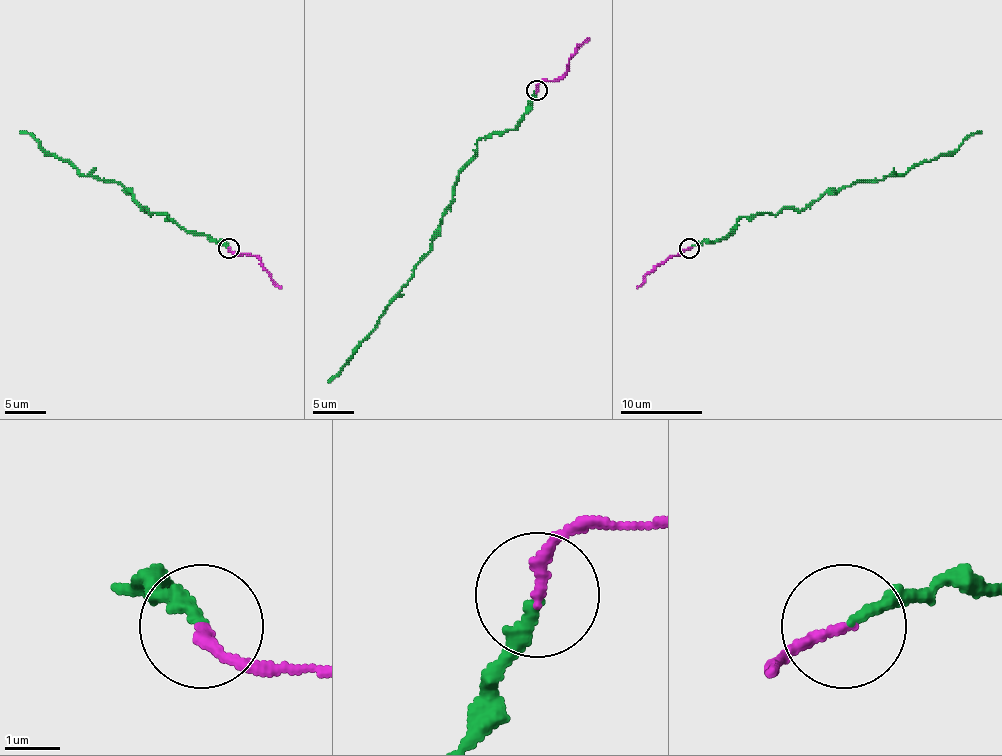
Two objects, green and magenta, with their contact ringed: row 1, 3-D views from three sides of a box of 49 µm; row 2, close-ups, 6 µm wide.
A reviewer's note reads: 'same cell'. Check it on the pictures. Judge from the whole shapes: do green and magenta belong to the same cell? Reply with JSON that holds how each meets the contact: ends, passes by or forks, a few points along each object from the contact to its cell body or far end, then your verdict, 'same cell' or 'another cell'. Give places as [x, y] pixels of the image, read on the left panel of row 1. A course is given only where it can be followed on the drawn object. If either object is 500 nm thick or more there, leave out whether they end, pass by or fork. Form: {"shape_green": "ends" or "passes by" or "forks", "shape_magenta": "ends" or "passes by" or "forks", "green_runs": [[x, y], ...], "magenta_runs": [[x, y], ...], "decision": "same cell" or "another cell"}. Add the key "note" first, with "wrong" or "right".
{"note": "right", "shape_green": "ends", "shape_magenta": "ends", "green_runs": [[228, 247], [206, 235], [187, 233], [169, 217], [151, 215], [116, 182], [83, 176], [20, 131]], "magenta_runs": [[228, 247], [234, 253], [256, 255], [281, 288]], "decision": "same cell"}

